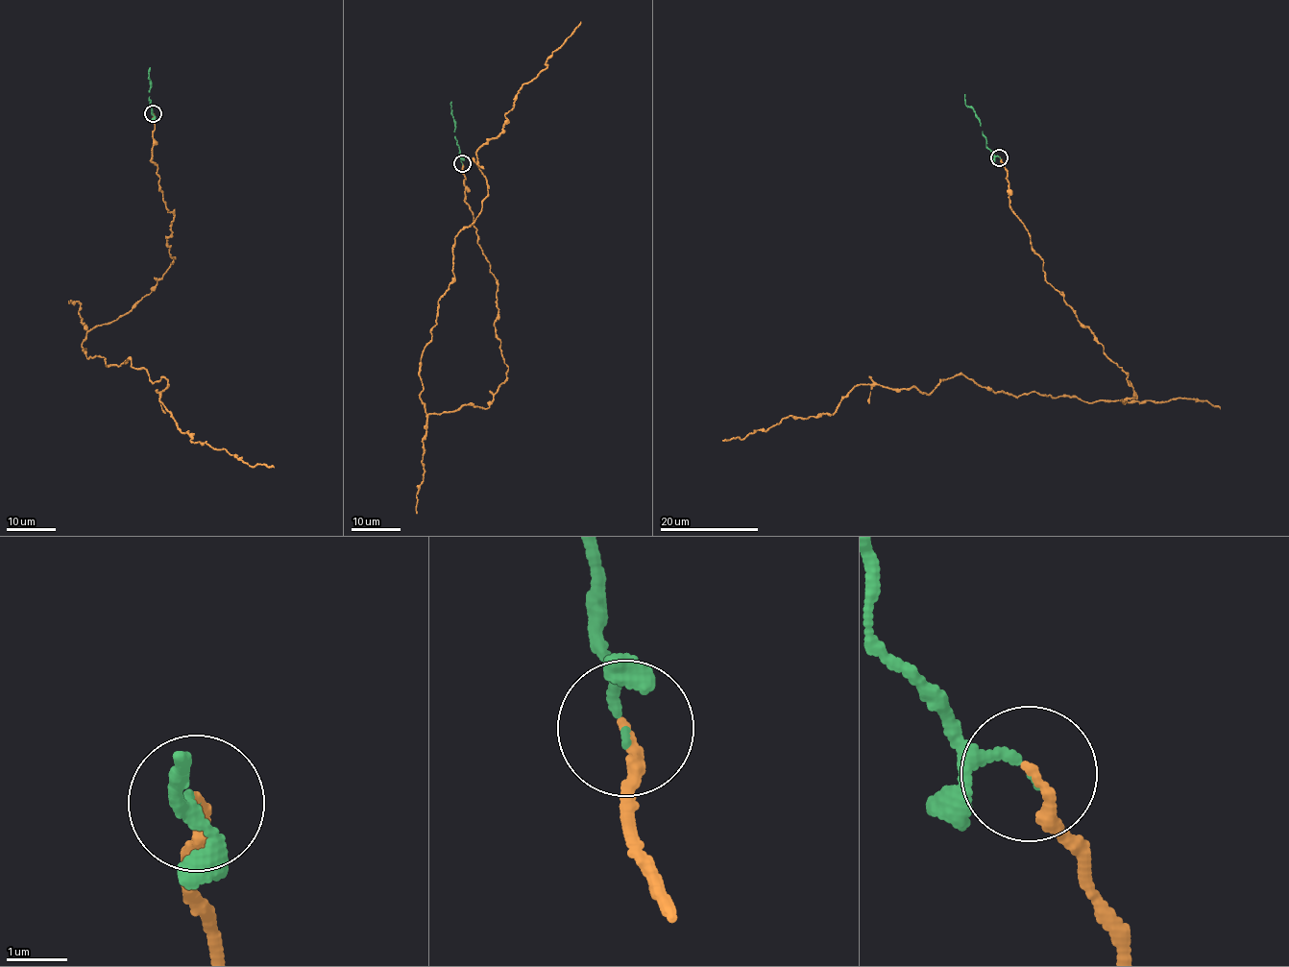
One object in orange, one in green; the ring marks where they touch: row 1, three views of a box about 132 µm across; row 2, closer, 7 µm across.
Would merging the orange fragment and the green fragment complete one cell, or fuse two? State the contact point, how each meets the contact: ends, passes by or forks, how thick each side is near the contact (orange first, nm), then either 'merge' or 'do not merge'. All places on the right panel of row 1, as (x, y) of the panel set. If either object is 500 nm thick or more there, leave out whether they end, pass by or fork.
(999, 157) | orange ends | green passes by | 180/100 nm | merge

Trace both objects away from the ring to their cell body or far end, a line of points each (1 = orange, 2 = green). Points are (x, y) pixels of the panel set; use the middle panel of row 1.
1: (462, 163), (506, 377), (487, 408), (425, 413), (422, 354), (454, 237), (487, 195), (476, 150), (581, 22)
2: (462, 163), (451, 102)

